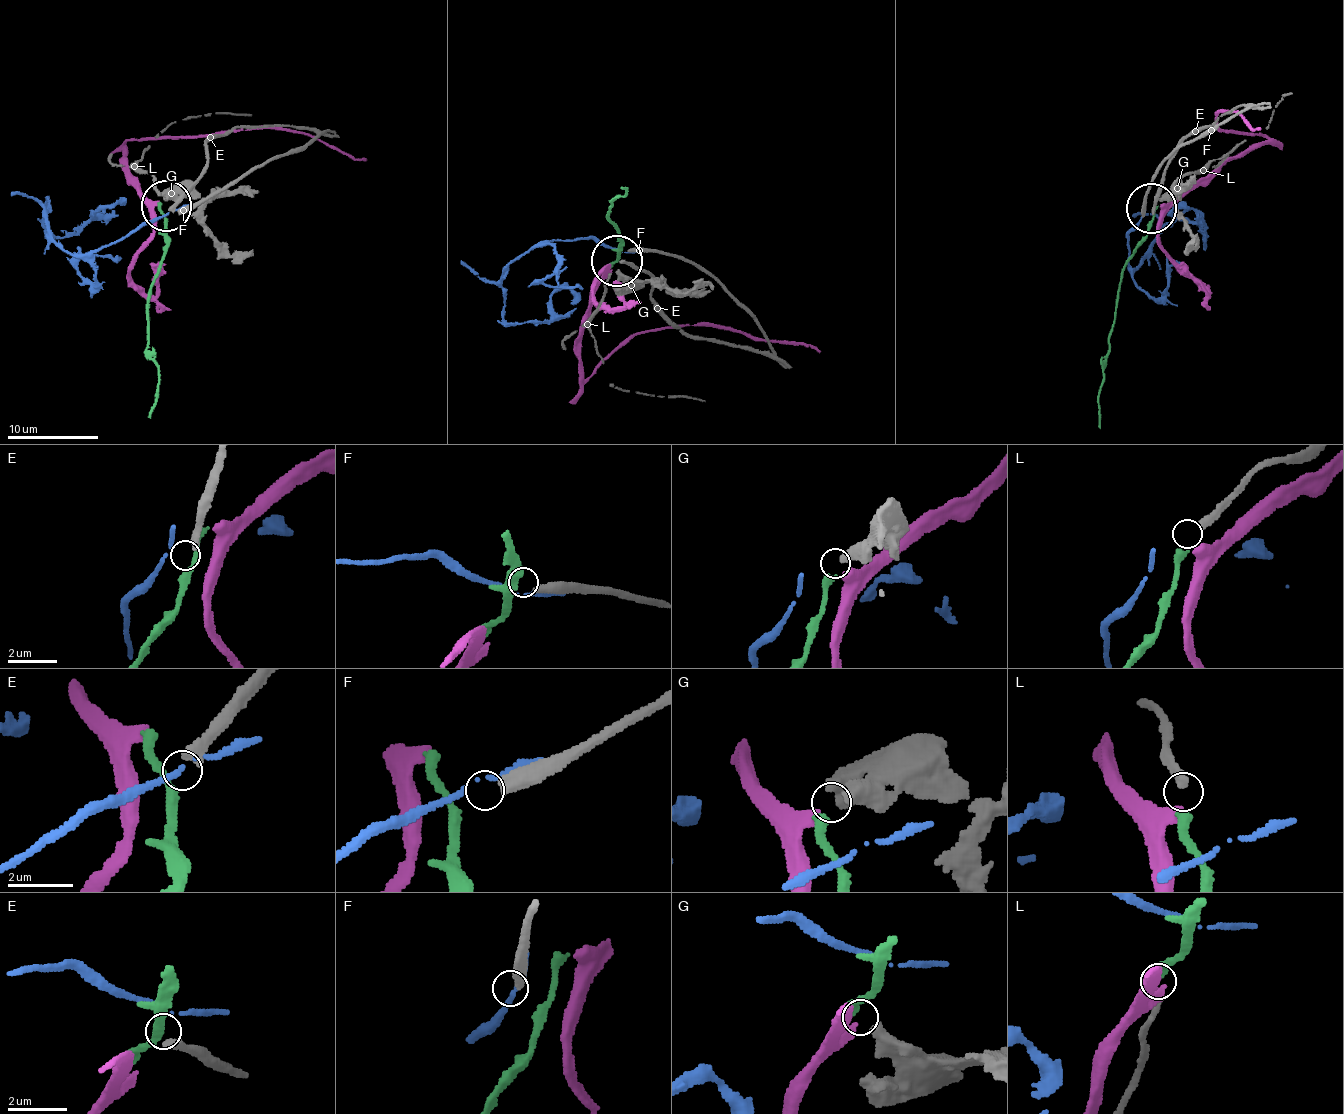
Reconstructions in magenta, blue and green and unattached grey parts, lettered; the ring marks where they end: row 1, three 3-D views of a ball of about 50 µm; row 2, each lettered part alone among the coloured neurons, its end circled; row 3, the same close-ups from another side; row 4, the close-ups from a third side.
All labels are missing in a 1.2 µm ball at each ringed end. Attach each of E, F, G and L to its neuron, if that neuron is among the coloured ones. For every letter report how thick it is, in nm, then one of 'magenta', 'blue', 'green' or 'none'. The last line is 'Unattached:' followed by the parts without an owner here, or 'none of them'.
E: calibre 340 nm; none
F: calibre 420 nm; none
G: calibre 480 nm; magenta
L: calibre 260 nm; green
Unattached: E, F

